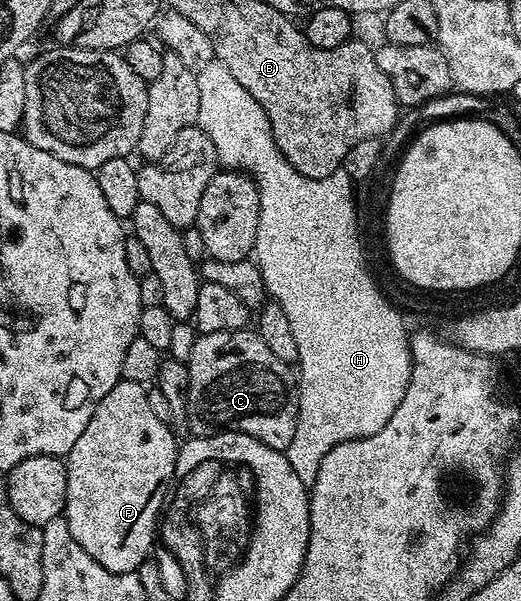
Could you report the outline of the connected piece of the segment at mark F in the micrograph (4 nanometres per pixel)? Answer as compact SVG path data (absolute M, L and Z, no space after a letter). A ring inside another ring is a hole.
M119 380L112 388L112 392L108 392L108 396L104 396L104 400L100 400L96 412L92 412L92 420L88 420L88 428L84 428L84 432L80 432L80 440L76 440L76 444L72 444L70 453L65 455L66 479L68 480L66 509L64 511L66 523L76 540L76 544L80 544L80 548L84 548L84 552L88 552L88 556L92 556L92 560L96 560L96 564L108 568L108 572L113 574L135 573L138 565L145 558L151 557L153 550L150 549L154 546L154 538L156 542L156 531L160 526L160 515L170 489L170 481L174 478L174 470L180 466L178 462L179 445L179 439L170 429L167 419L156 416L156 412L152 412L152 404L148 404L147 387L135 382Z

